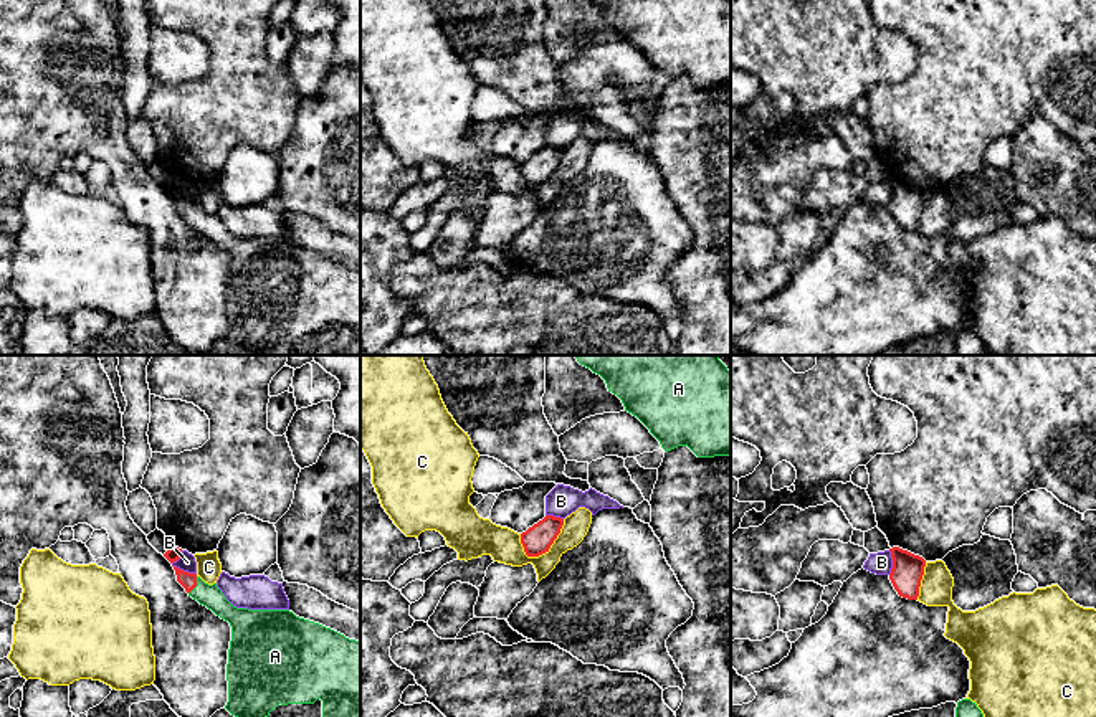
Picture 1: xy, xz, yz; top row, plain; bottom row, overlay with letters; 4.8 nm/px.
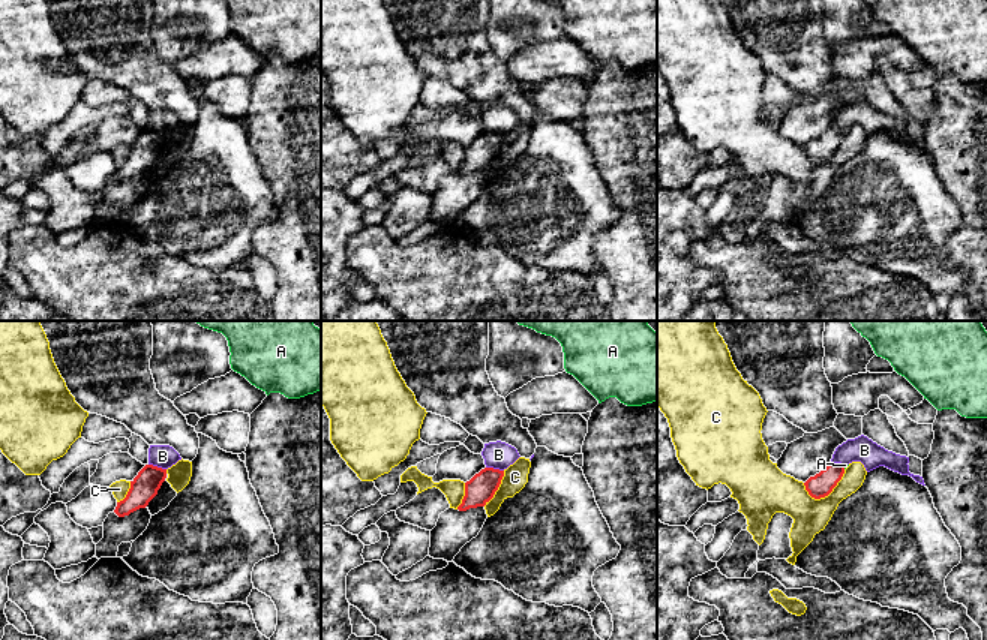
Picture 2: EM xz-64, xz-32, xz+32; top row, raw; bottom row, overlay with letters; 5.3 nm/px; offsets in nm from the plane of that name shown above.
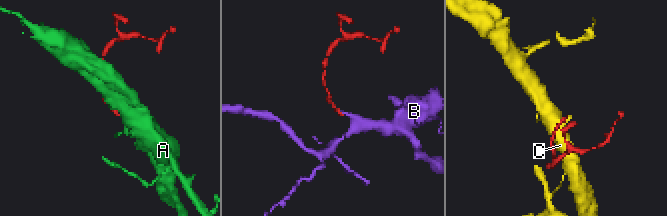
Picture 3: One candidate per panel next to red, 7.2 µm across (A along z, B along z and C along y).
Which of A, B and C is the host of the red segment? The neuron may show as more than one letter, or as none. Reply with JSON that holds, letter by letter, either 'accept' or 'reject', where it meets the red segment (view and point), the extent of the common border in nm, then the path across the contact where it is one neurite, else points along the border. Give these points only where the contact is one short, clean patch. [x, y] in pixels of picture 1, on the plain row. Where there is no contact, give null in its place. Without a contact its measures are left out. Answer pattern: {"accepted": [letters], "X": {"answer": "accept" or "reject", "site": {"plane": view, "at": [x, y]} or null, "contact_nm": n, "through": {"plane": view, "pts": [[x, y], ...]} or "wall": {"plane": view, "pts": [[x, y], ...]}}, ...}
{"accepted": ["A"], "A": {"answer": "accept", "site": {"plane": "xy", "at": [195, 215]}, "contact_nm": 100, "through": {"plane": "xy", "pts": [[187, 210], [195, 215], [209, 225]]}}, "B": {"answer": "reject", "site": {"plane": "xy", "at": [176, 197]}, "contact_nm": 150, "wall": {"plane": "xy", "pts": [[181, 180], [181, 185], [172, 194], [195, 205]]}}, "C": {"answer": "reject", "site": {"plane": "xz", "at": [551, 174]}, "contact_nm": 260, "wall": {"plane": "xz", "pts": [[564, 149], [557, 167], [544, 182], [538, 185], [524, 184]]}}}

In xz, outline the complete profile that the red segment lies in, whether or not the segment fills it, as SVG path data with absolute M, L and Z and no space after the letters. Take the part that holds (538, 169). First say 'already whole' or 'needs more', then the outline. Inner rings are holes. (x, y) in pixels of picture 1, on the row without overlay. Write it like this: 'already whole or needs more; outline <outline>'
already whole; outline M546 145L542 150L521 164L521 173L527 187L539 187L549 182L550 175L560 164L564 149Z

